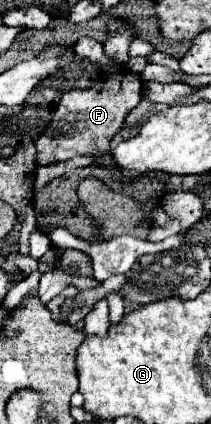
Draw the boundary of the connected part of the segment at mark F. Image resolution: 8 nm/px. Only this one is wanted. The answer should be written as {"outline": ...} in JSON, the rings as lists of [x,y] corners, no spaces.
{"outline":[[[121,70],[115,76],[99,80],[91,90],[71,90],[61,96],[61,102],[53,114],[49,128],[35,142],[37,164],[47,166],[55,162],[65,162],[75,156],[101,158],[109,154],[111,140],[123,128],[127,114],[141,102],[141,84],[137,78],[131,78],[127,70]]]}

